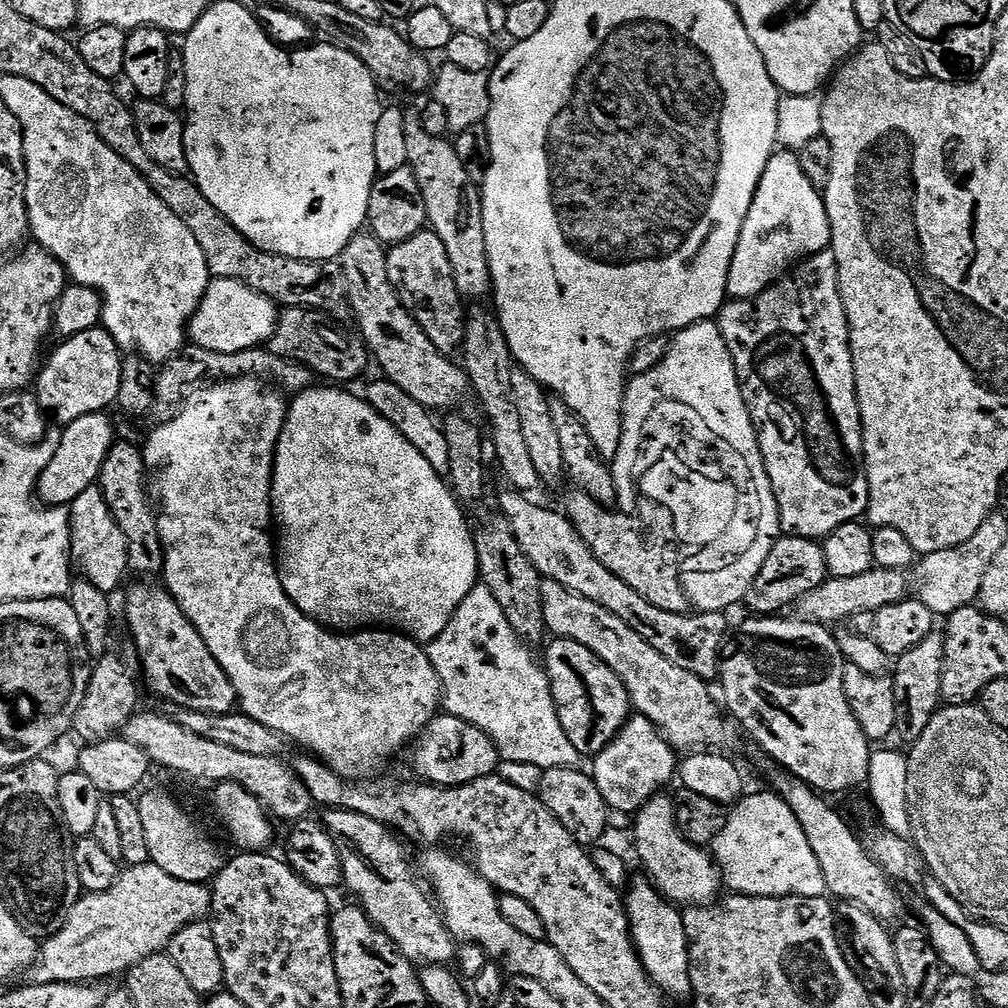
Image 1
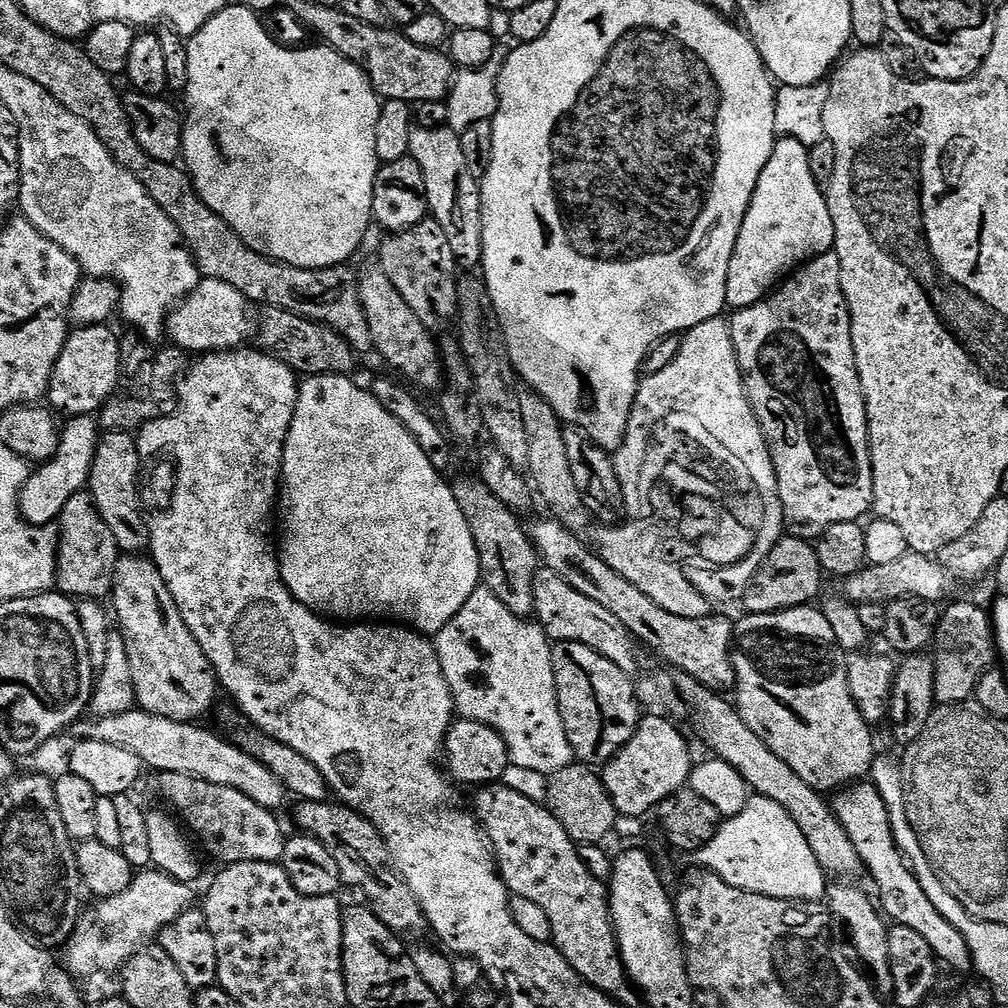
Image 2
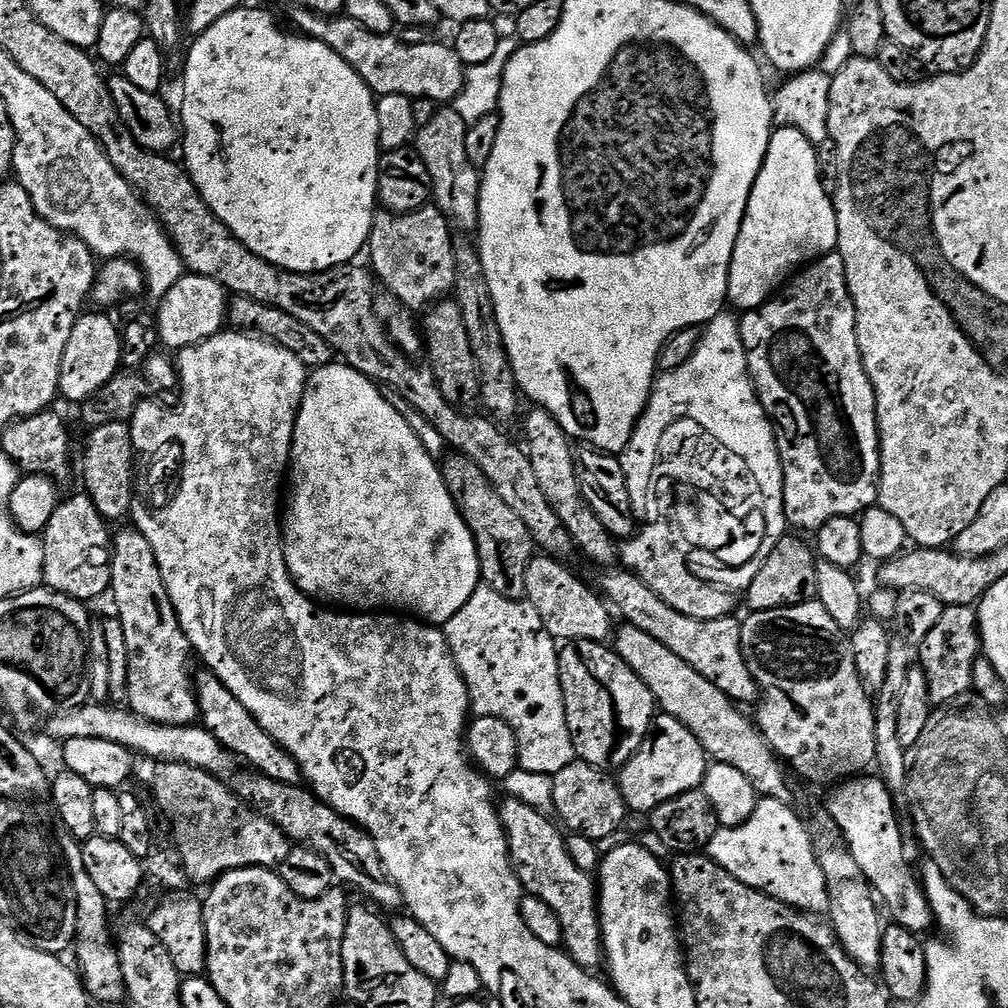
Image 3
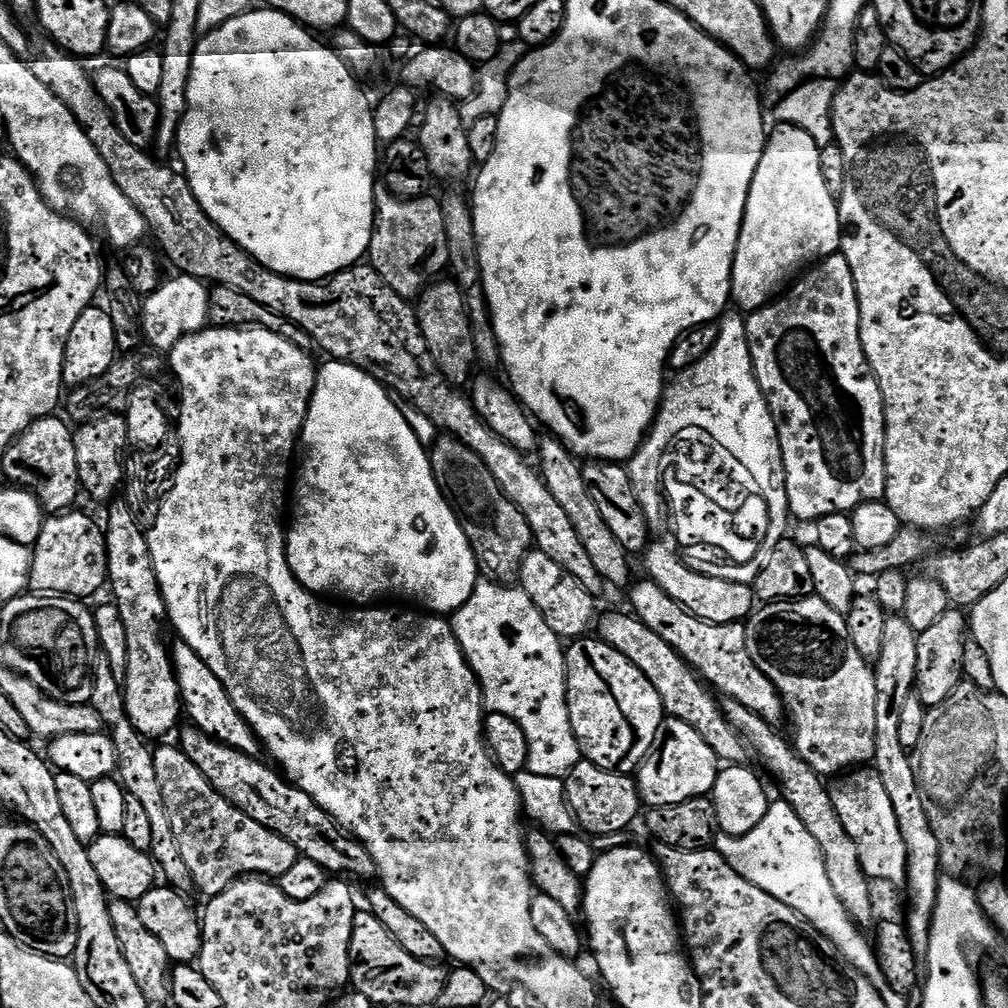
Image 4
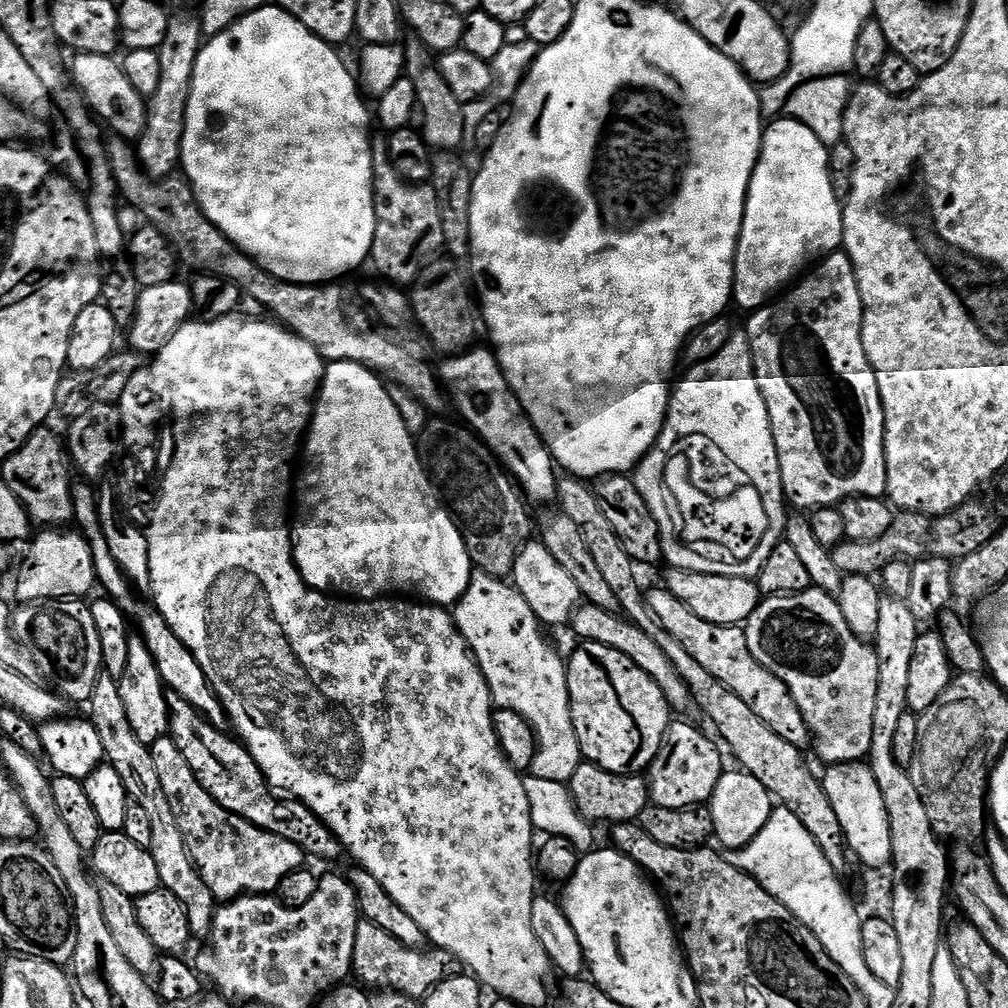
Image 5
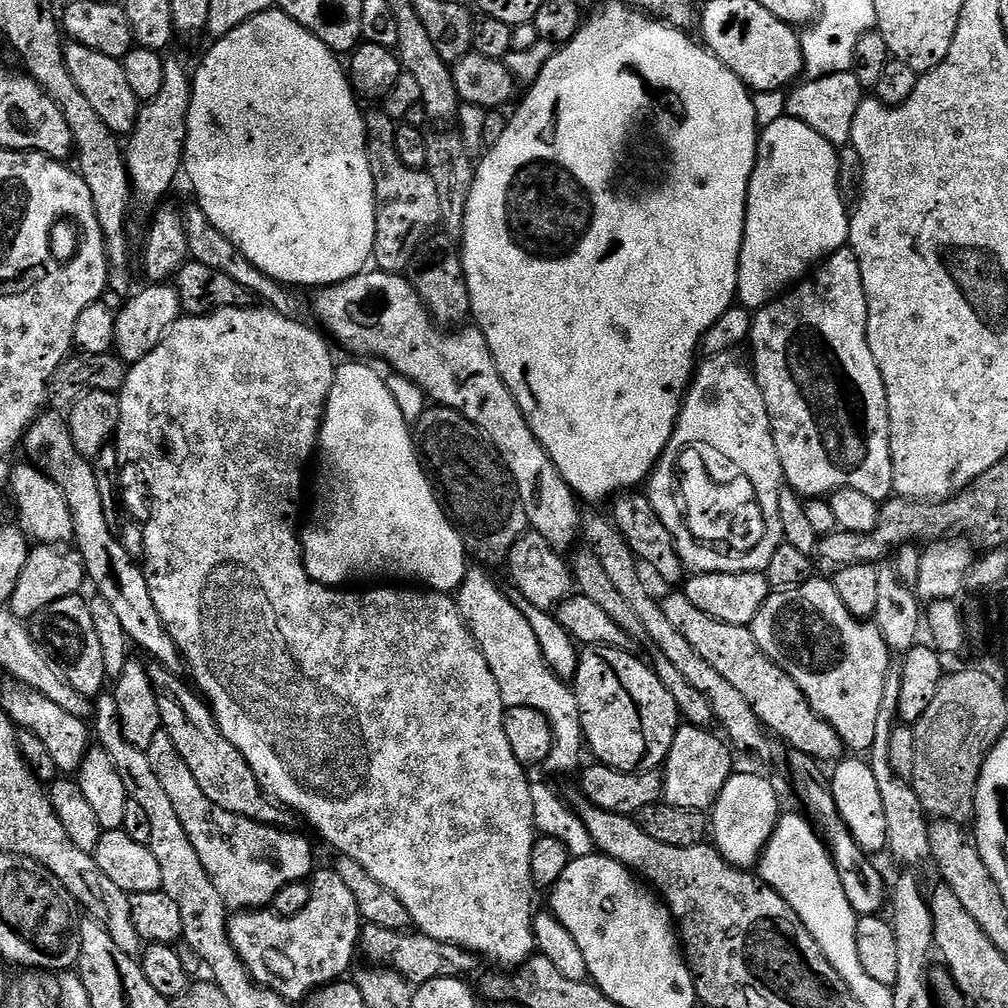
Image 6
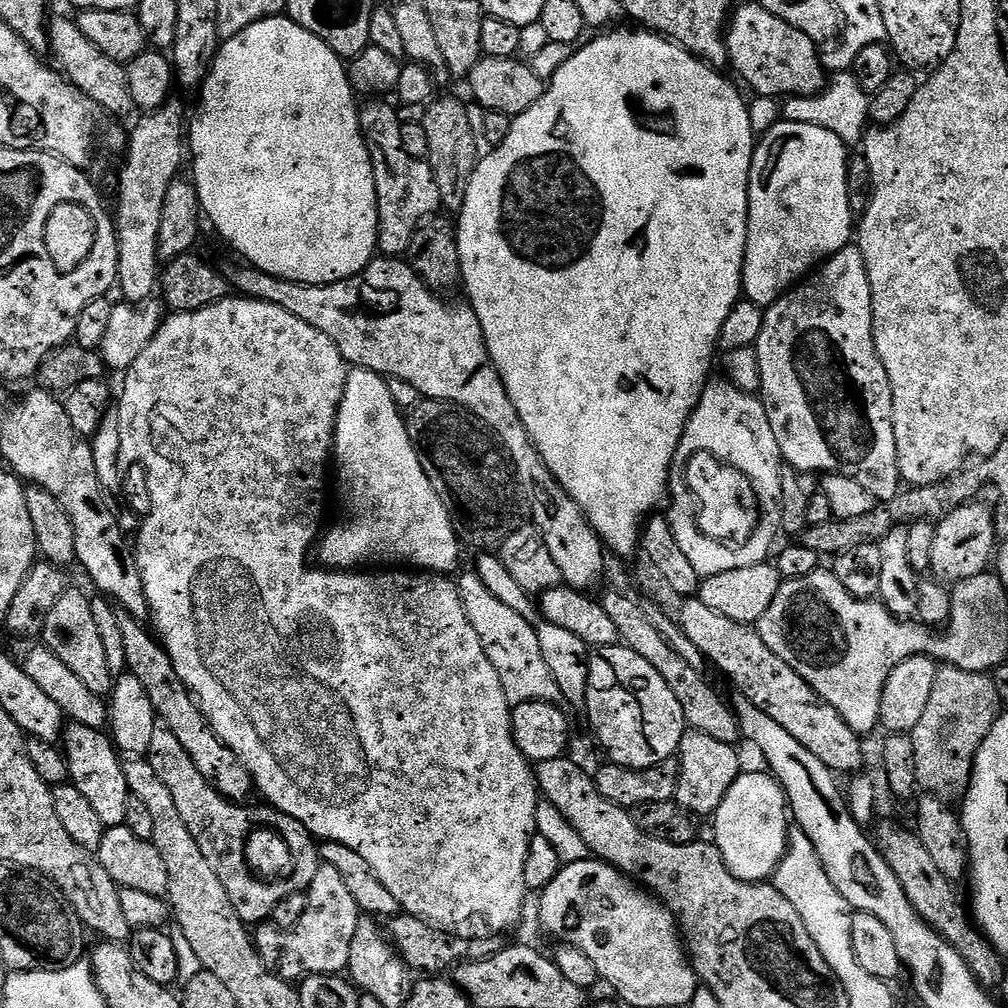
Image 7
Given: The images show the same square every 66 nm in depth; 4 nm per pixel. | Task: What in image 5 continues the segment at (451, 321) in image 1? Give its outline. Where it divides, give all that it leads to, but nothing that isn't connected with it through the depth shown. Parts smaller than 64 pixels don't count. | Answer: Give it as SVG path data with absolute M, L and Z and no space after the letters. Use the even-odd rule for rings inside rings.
M376 138L372 142L372 189L374 190L376 229L374 230L370 264L373 264L388 279L385 281L396 286L405 286L404 284L412 286L419 278L420 272L437 259L444 248L440 199L436 189L432 187L431 183L416 184L400 176L392 164L392 155L388 153L388 142L384 138L381 140Z

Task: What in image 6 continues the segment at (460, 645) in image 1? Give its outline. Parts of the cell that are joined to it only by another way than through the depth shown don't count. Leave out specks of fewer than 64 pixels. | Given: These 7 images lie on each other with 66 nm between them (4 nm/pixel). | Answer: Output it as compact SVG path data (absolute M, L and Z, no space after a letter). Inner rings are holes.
M472 566L464 575L464 580L454 596L460 606L462 618L486 658L494 674L494 682L498 682L498 690L505 705L510 708L530 706L541 712L550 722L554 746L548 755L546 768L552 772L572 772L576 767L579 769L580 755L585 755L586 752L586 741L576 693L554 674L554 670L542 656L542 646L538 646L538 638L530 622L526 622L522 610L514 606L511 595L507 591L504 593L492 581L488 572L491 571L487 567Z

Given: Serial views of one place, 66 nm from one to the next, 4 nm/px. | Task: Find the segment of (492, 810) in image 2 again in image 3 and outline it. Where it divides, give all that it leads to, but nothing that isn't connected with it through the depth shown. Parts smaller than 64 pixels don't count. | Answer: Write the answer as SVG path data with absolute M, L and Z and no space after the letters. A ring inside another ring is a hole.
M508 798L499 805L500 821L504 824L504 830L508 834L508 855L512 863L516 865L516 873L520 879L520 885L524 887L525 893L534 898L542 898L554 914L558 914L558 922L562 922L562 934L564 943L562 945L568 957L578 966L589 970L596 970L596 967L605 963L604 935L600 929L600 905L598 903L598 884L589 873L578 870L574 866L574 858L568 853L568 841L562 835L561 829L555 823L551 824L545 813L526 806L526 802Z

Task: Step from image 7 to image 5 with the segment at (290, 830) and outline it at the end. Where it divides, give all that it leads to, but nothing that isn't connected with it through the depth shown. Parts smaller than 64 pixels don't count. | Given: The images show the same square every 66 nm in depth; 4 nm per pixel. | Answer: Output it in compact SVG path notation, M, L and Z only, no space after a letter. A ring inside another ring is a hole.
M171 735L158 738L158 742L150 747L166 802L170 802L170 810L174 810L174 822L178 822L186 850L216 901L227 902L237 900L239 896L275 893L286 874L294 874L294 870L305 867L305 854L301 848L294 846L294 842L286 842L286 838L278 838L278 834L270 834L246 822L246 818L230 814L230 810L210 798L202 782L194 778L194 770L186 766L186 758L178 754L178 746L174 746Z

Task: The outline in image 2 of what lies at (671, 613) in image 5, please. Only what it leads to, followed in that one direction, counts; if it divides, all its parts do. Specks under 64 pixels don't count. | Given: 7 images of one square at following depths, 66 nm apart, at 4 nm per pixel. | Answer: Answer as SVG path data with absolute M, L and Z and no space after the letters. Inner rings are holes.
M554 519L538 521L530 528L530 535L543 567L554 570L554 574L566 578L574 590L586 594L586 598L594 598L598 606L610 610L610 614L614 614L614 618L626 626L633 640L657 652L666 663L677 668L677 673L694 678L713 692L728 694L735 689L736 671L730 655L734 644L734 624L731 619L728 621L717 614L702 618L678 618L678 614L666 614L658 602L646 598L638 586L630 586L630 582L626 582L622 574L610 570L610 566L606 566L604 559L589 545L588 549L581 537L566 530Z

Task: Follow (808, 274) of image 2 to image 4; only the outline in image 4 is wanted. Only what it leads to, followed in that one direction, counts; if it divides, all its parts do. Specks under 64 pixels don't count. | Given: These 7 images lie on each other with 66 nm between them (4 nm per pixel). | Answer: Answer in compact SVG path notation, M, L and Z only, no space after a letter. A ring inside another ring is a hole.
M843 254L821 260L815 266L809 267L781 295L764 308L747 317L748 345L752 355L752 365L756 371L756 381L772 411L772 417L778 430L778 442L782 446L782 462L786 466L786 494L788 495L788 510L793 517L800 520L815 522L823 516L843 512L850 514L859 504L871 500L884 500L884 487L886 486L886 466L884 465L884 399L882 390L878 386L876 376L868 365L866 354L862 350L860 337L860 303L854 286L854 274L850 274L850 262L846 262Z

